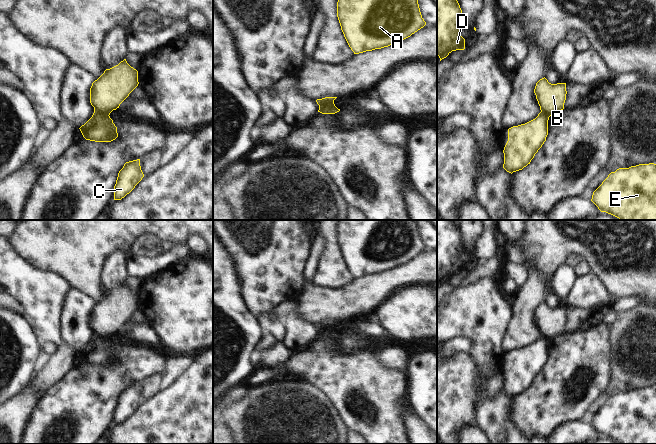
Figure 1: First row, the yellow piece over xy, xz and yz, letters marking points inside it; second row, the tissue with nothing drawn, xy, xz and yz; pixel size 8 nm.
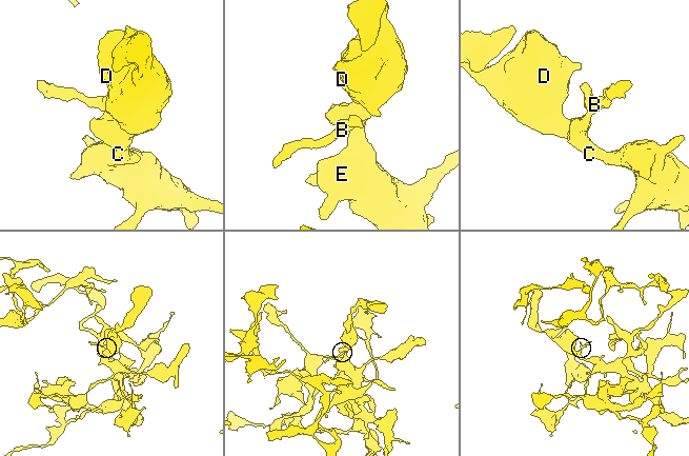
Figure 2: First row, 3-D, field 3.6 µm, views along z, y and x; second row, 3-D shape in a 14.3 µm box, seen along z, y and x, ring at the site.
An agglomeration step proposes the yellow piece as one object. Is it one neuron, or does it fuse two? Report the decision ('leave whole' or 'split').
split

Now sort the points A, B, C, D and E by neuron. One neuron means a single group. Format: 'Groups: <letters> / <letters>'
Groups: A C D E / B.

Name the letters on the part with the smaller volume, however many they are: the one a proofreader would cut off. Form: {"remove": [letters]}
{"remove": ["B"]}

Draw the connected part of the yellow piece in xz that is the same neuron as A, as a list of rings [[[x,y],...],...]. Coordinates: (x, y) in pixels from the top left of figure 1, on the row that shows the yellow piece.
[[[338,0],[337,17],[354,54],[398,43],[426,25],[418,0]]]

